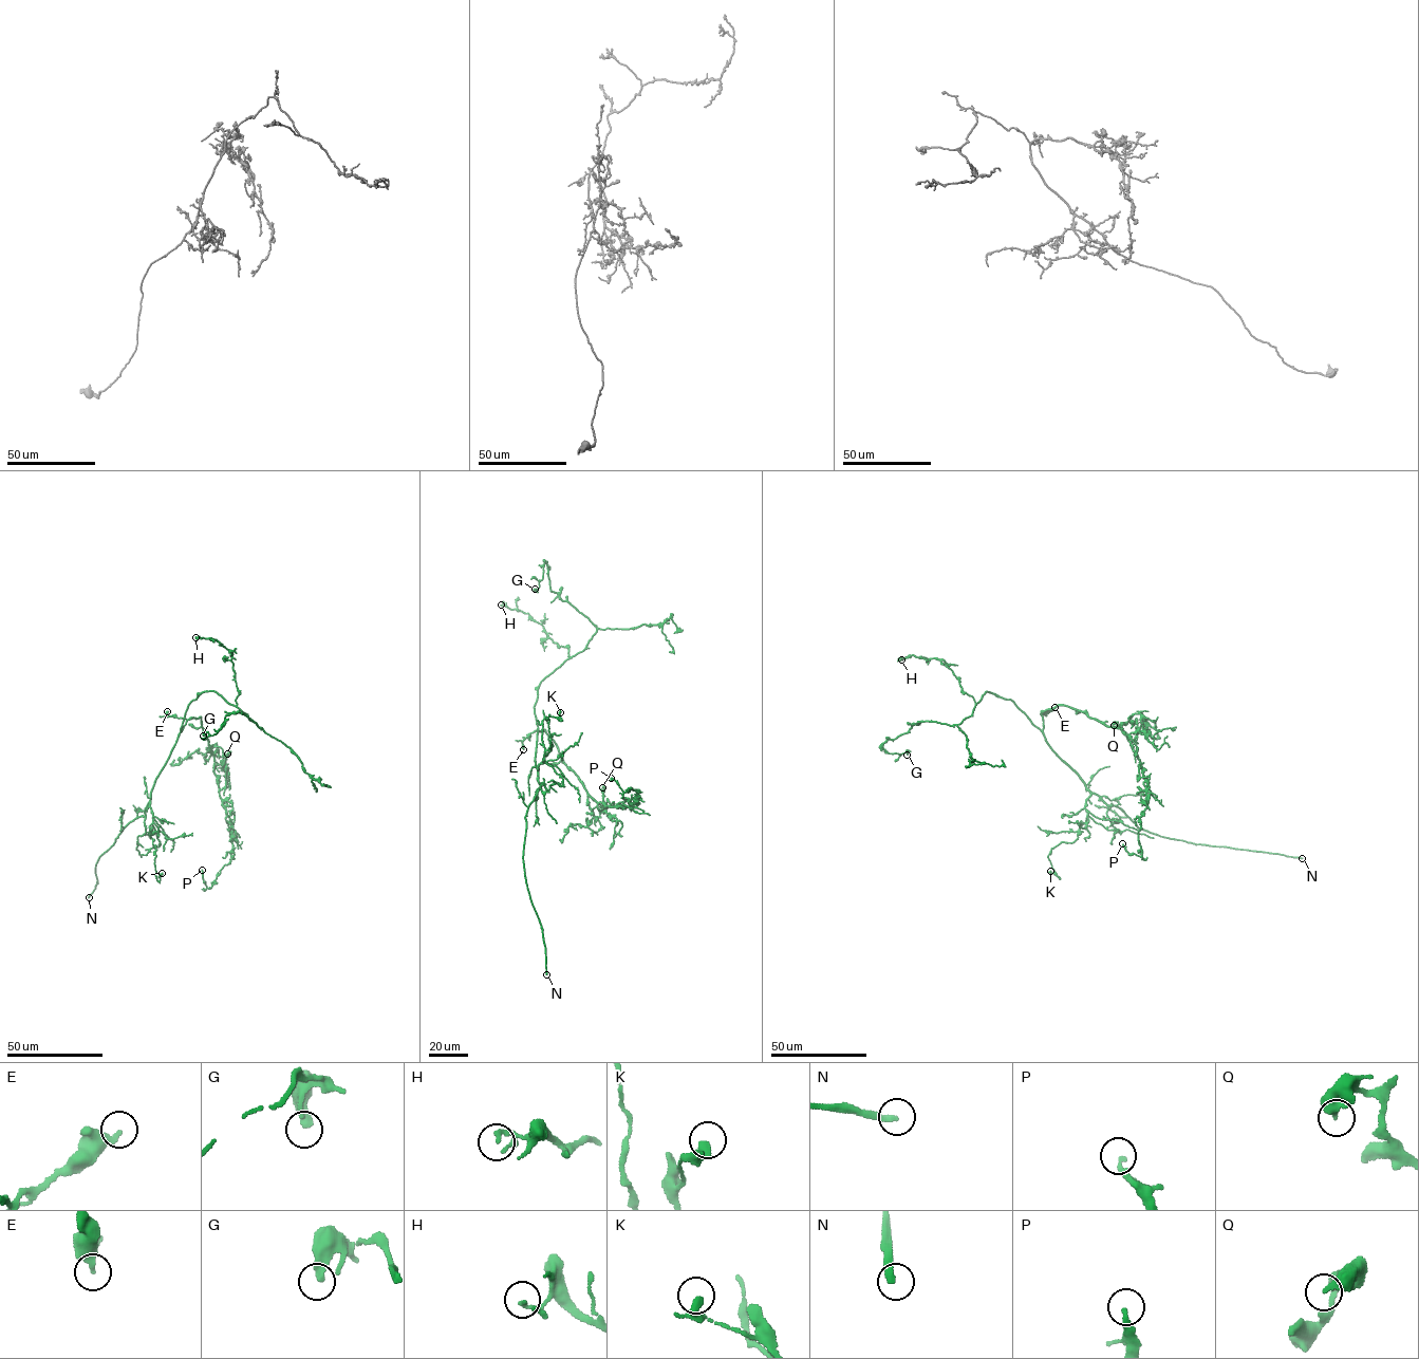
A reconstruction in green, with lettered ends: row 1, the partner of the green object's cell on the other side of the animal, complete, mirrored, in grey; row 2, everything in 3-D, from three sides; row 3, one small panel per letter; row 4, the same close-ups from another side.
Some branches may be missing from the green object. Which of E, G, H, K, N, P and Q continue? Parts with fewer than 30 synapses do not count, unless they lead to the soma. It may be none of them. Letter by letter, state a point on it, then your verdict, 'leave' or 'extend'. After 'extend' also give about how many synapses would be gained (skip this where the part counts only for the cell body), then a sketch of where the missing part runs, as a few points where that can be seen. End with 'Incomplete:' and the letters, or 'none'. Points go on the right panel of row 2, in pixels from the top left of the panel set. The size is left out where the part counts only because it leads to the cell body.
E: place (1055, 707); leave
G: place (907, 755); leave
H: place (901, 659); leave
K: place (1050, 871); leave
N: place (1302, 858); extend
P: place (1122, 843); leave
Q: place (1114, 725); leave
Incomplete: N

